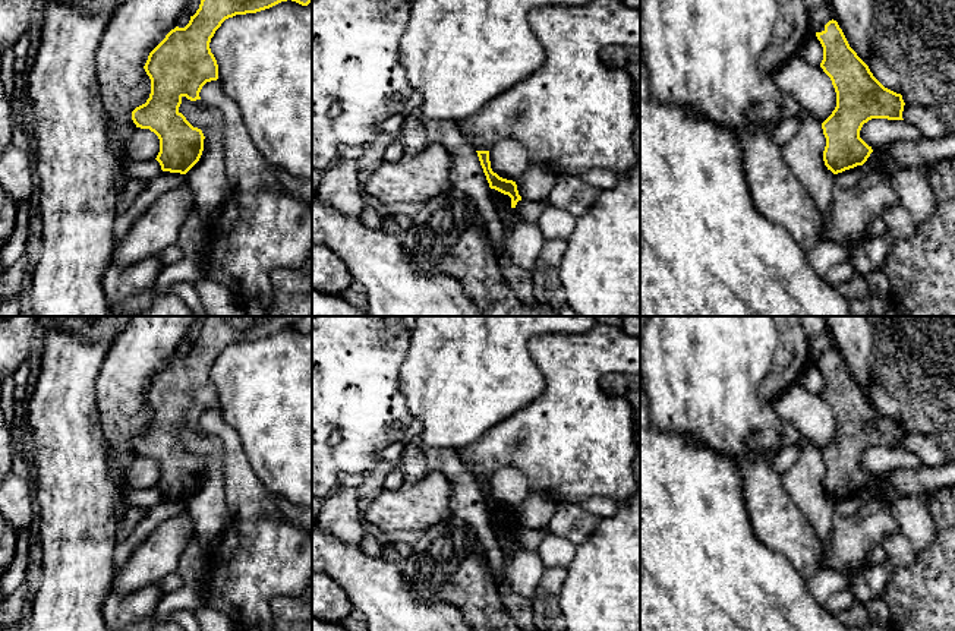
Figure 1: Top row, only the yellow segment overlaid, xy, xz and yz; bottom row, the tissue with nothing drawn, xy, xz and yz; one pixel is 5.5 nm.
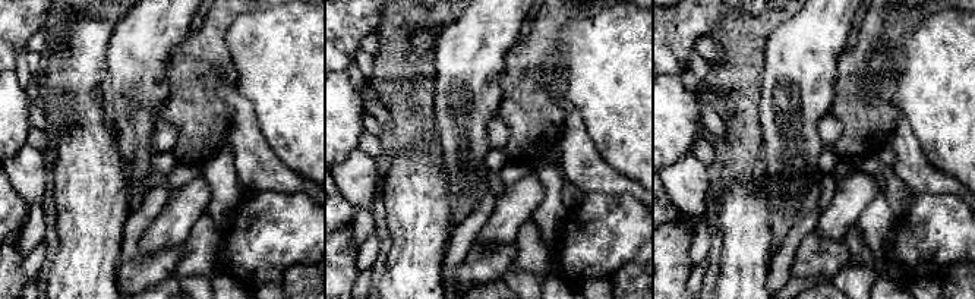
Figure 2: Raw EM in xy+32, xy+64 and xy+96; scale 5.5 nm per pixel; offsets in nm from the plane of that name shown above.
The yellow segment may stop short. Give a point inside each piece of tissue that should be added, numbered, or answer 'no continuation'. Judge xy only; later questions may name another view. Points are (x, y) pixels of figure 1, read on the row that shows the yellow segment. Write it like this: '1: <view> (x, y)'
no continuation

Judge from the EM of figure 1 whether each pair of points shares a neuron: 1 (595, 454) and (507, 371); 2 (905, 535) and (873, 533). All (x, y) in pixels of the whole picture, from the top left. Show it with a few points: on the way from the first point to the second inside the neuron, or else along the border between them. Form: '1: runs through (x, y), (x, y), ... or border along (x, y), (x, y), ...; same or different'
1: border along (533, 363), (542, 376), (544, 390), (507, 417); different
2: border along (894, 502), (892, 513), (897, 527), (881, 543); different

